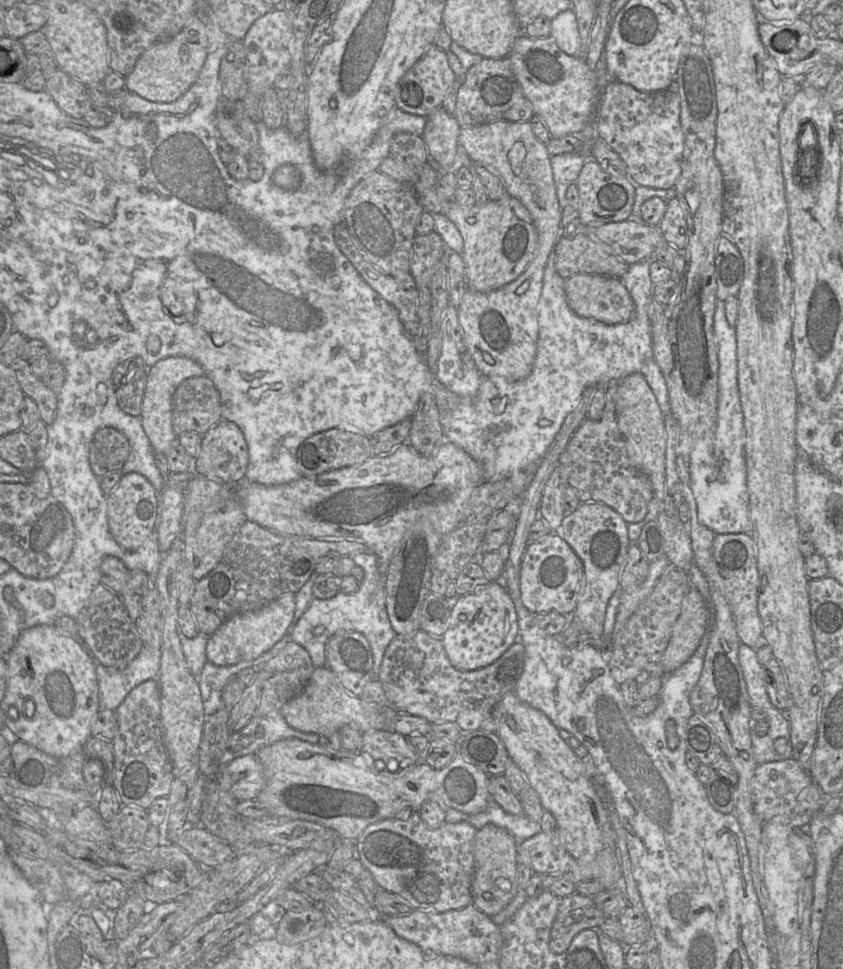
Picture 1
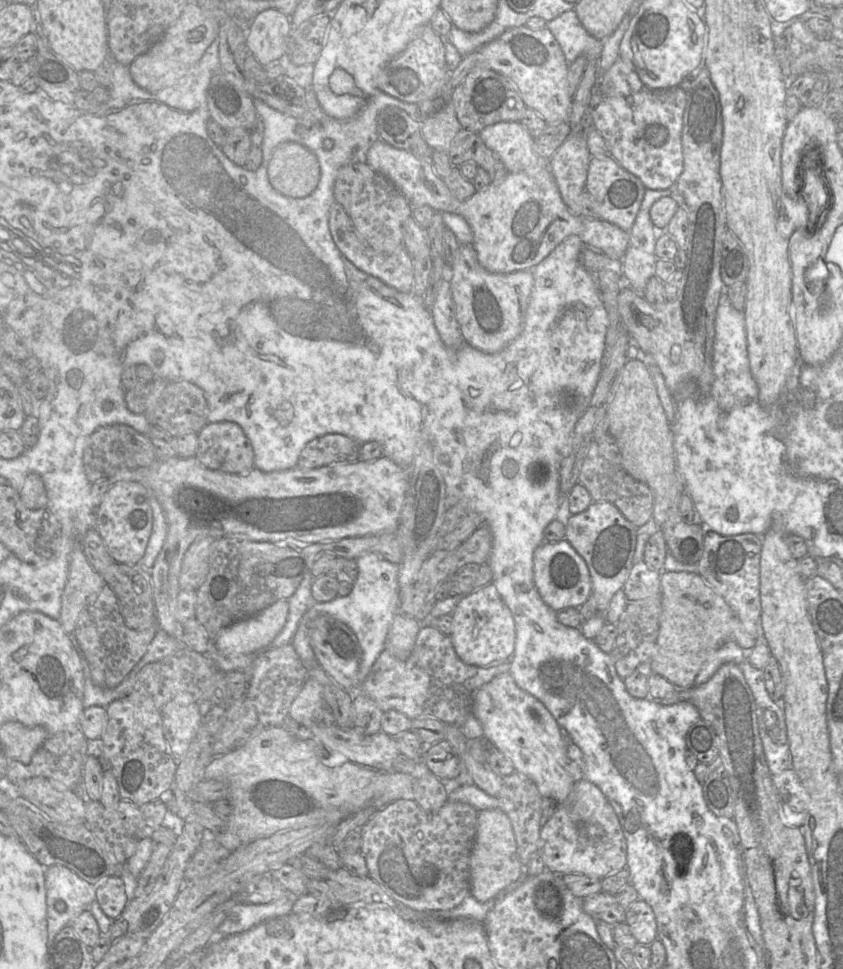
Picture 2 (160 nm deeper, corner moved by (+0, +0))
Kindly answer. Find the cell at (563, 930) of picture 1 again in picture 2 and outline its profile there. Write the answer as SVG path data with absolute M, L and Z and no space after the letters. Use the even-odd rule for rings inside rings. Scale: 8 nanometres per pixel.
M599 892L583 899L583 910L594 920L604 921L611 926L625 922L626 910L609 893Z

